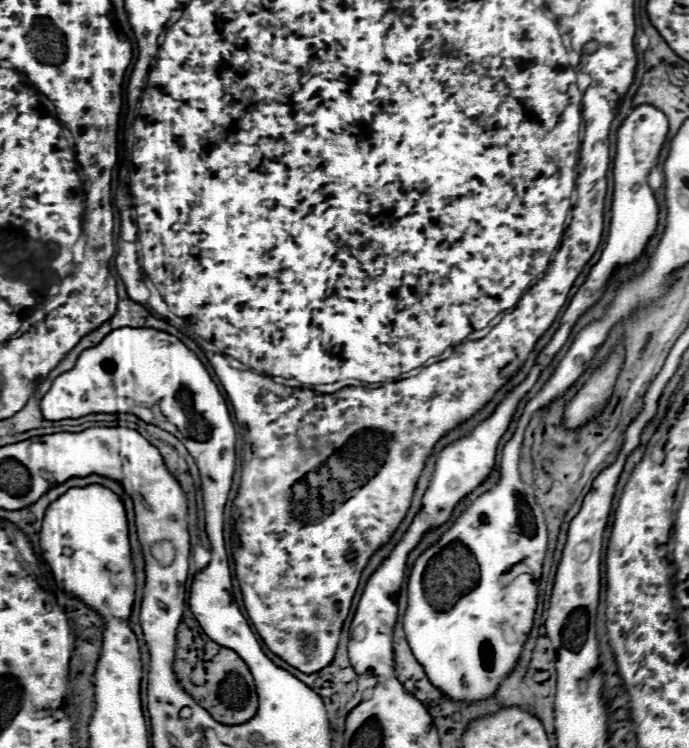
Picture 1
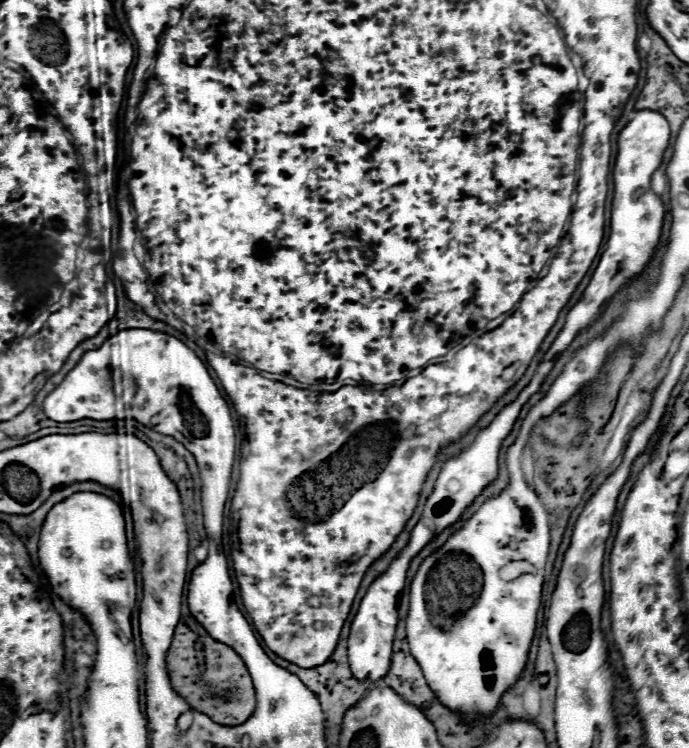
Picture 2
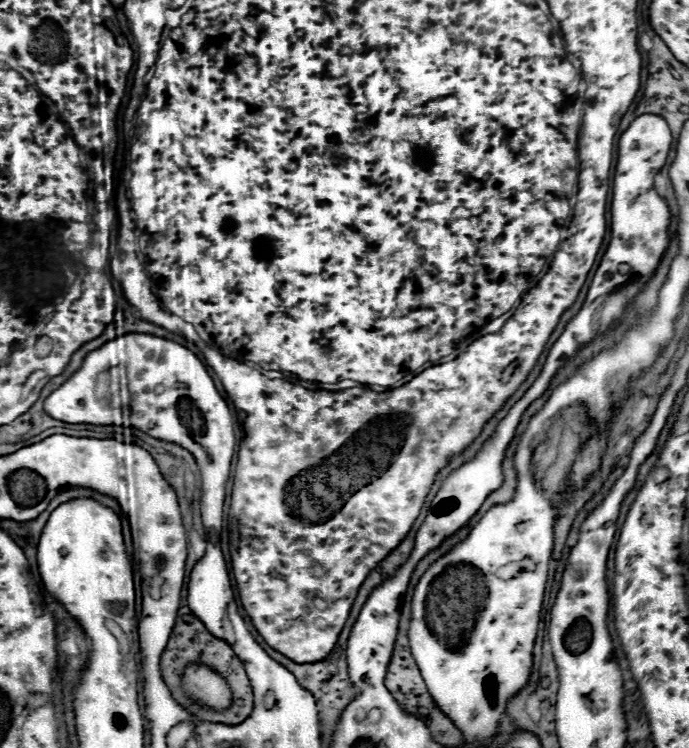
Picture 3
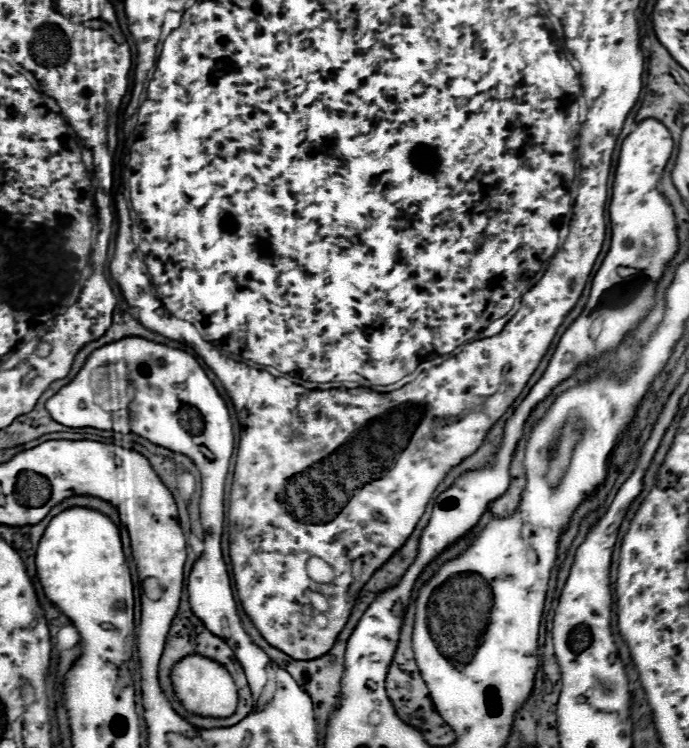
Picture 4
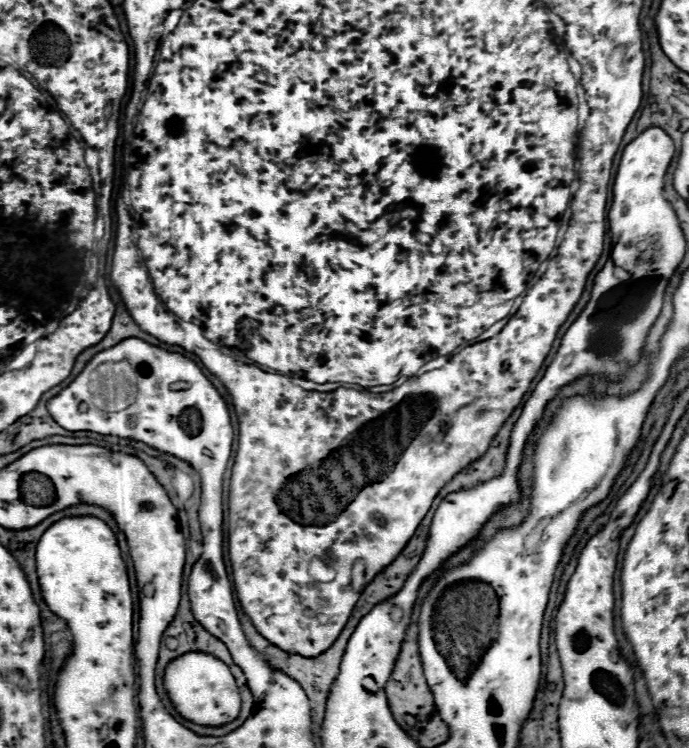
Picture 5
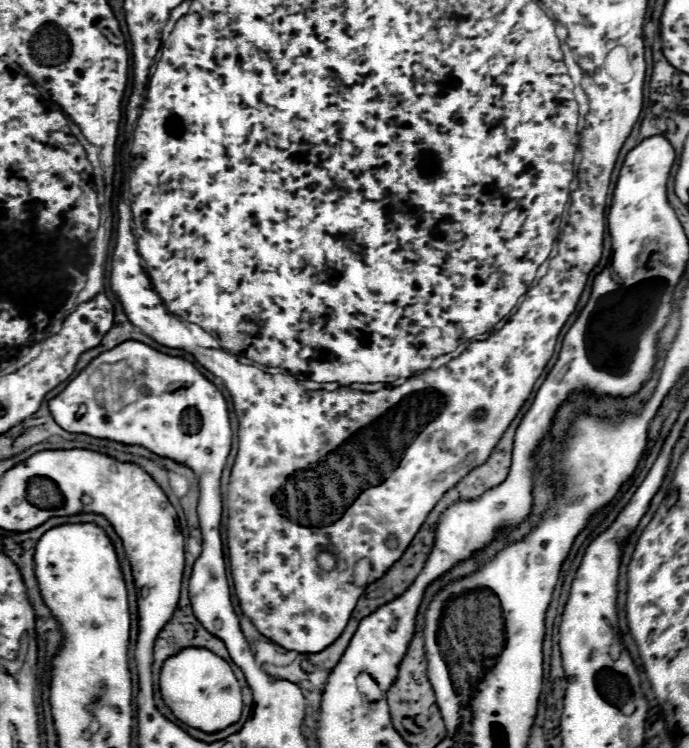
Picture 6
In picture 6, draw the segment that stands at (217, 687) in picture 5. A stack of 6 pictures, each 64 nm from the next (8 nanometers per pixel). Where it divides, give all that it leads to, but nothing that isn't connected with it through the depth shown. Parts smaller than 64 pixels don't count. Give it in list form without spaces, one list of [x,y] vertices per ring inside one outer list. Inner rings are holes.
[[[184,648],[178,656],[170,656],[160,672],[160,692],[178,720],[204,732],[228,728],[242,712],[242,694],[232,668],[222,658],[214,656],[214,652],[206,652],[206,648]]]

